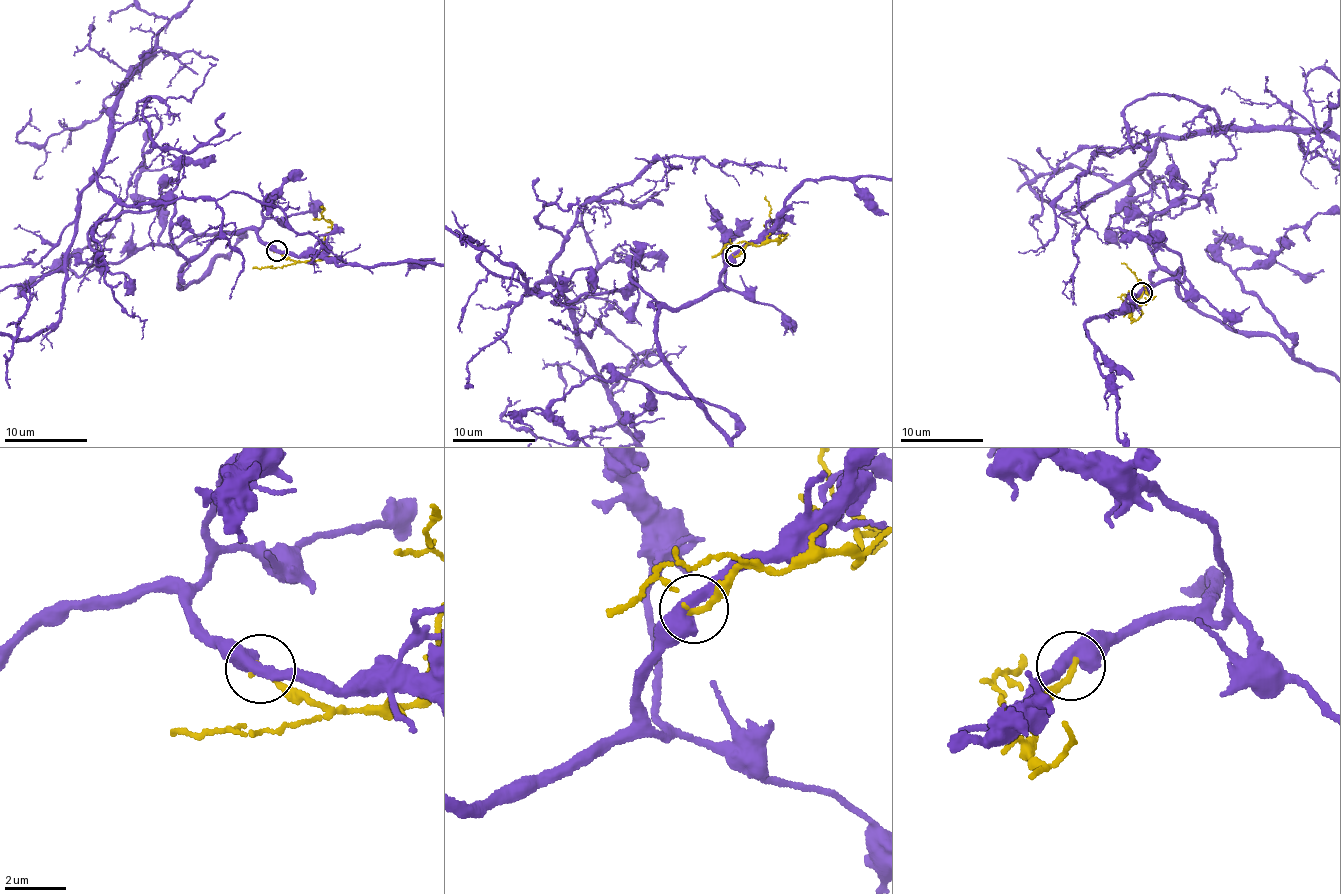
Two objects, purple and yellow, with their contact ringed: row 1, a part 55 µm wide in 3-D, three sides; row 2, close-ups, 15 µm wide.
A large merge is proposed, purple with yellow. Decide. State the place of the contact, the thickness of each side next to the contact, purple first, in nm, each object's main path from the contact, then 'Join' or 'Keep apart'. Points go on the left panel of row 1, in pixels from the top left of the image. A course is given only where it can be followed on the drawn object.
Place: (276, 250). Thickness 440 nm (purple) against 240 nm. Course of yellow: (277, 250), (292, 260), (318, 259), (331, 229), (328, 220), (321, 216), (325, 208), (323, 207). Keep apart

